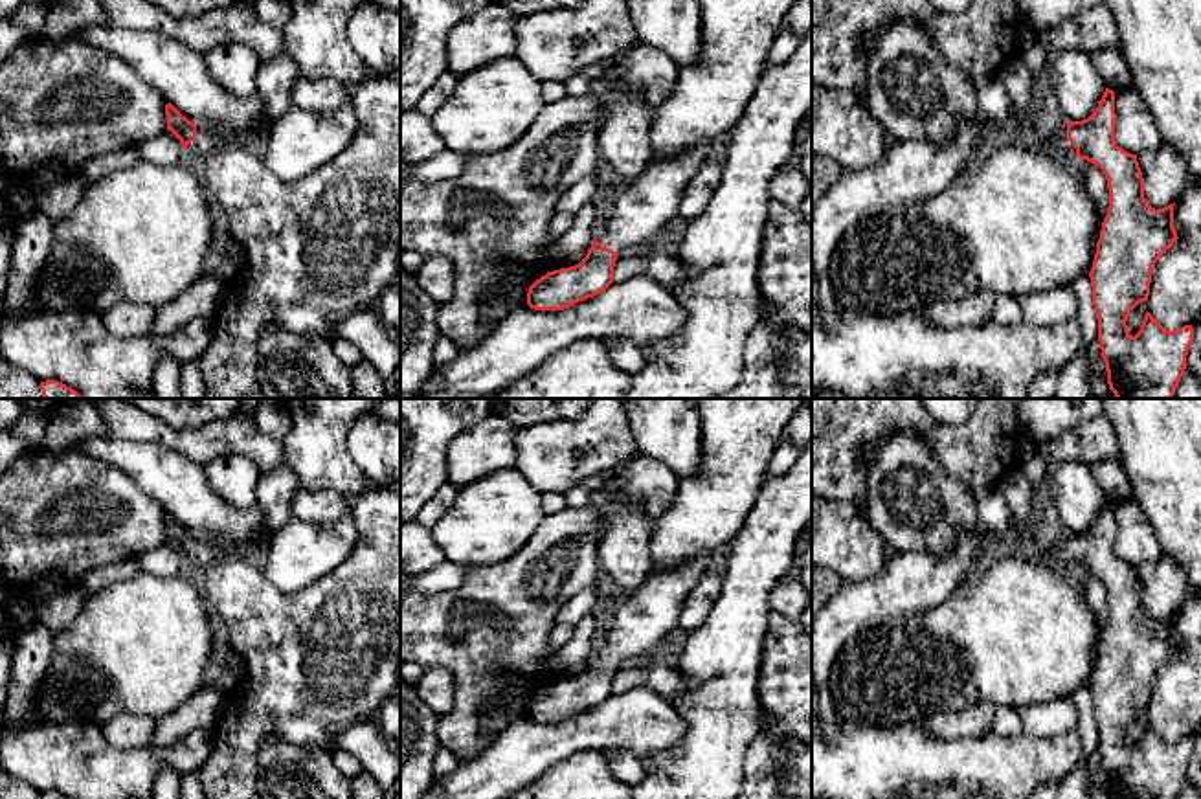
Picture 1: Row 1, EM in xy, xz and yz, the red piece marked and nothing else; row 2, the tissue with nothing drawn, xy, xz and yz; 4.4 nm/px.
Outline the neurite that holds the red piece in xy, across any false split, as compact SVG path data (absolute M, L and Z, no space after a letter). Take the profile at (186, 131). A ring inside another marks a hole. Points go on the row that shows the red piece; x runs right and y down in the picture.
M171 103L165 105L167 130L171 130L195 160L206 158L209 152L233 145L237 140L230 134L217 132L209 127L196 127L182 116Z

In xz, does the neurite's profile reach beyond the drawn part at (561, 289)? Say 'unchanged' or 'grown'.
grown

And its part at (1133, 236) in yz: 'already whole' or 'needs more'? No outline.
needs more

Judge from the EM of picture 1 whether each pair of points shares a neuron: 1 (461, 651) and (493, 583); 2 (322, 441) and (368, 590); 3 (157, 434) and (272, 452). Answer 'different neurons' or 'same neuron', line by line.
1: same neuron
2: different neurons
3: same neuron

